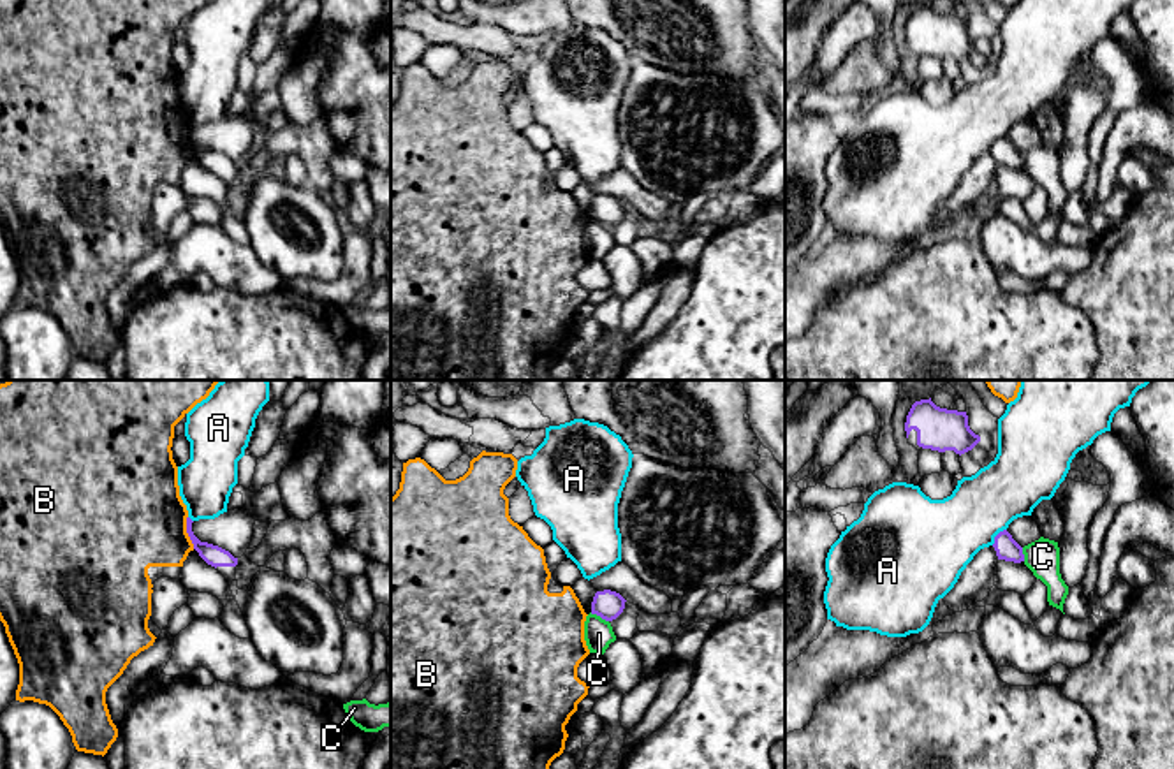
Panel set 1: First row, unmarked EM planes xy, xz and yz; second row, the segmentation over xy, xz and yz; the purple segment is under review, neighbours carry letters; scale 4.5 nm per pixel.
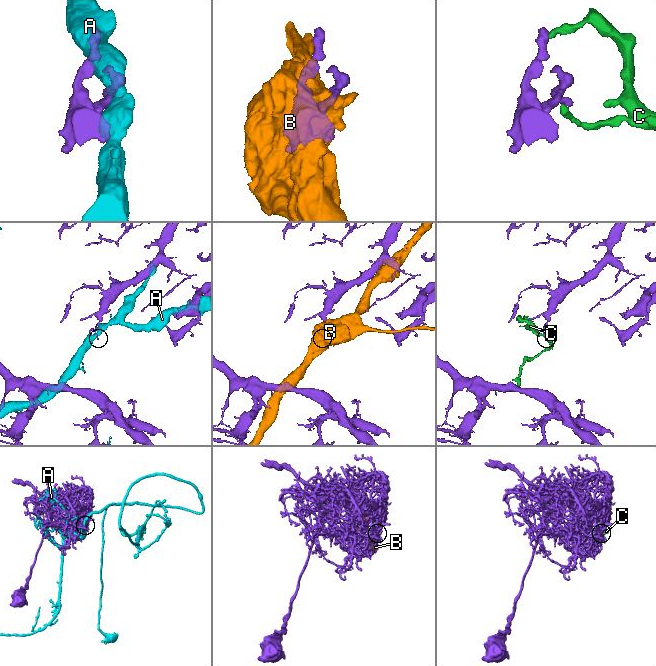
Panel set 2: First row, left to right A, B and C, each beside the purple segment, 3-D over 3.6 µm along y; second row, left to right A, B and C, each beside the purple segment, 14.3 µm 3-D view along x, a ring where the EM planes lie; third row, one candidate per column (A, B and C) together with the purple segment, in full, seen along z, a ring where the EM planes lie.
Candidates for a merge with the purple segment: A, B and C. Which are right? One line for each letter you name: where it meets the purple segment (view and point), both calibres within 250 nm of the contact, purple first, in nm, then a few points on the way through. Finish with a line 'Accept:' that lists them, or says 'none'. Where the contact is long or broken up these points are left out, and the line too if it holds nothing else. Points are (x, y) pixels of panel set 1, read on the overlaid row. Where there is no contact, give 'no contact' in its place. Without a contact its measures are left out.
Accept: none

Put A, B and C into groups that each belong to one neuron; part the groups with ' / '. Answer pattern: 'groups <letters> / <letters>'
groups A / B / C

